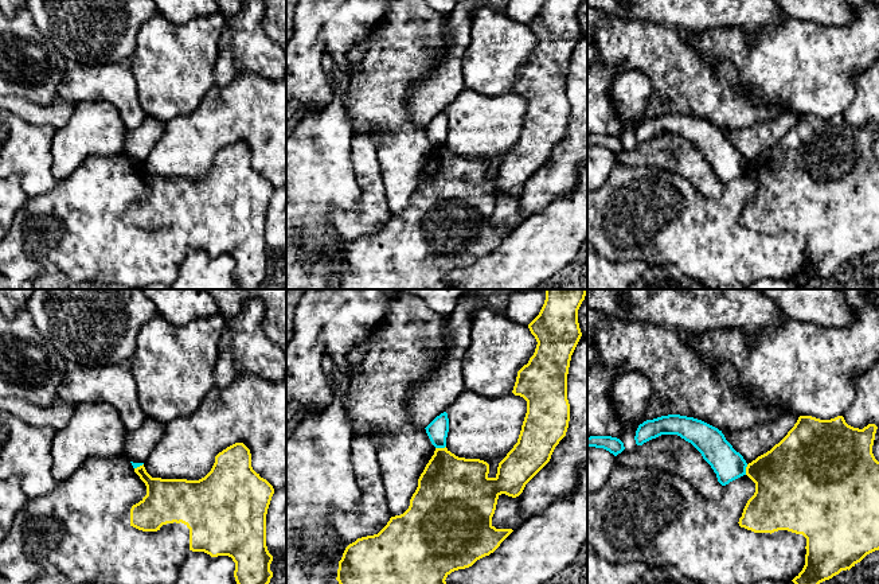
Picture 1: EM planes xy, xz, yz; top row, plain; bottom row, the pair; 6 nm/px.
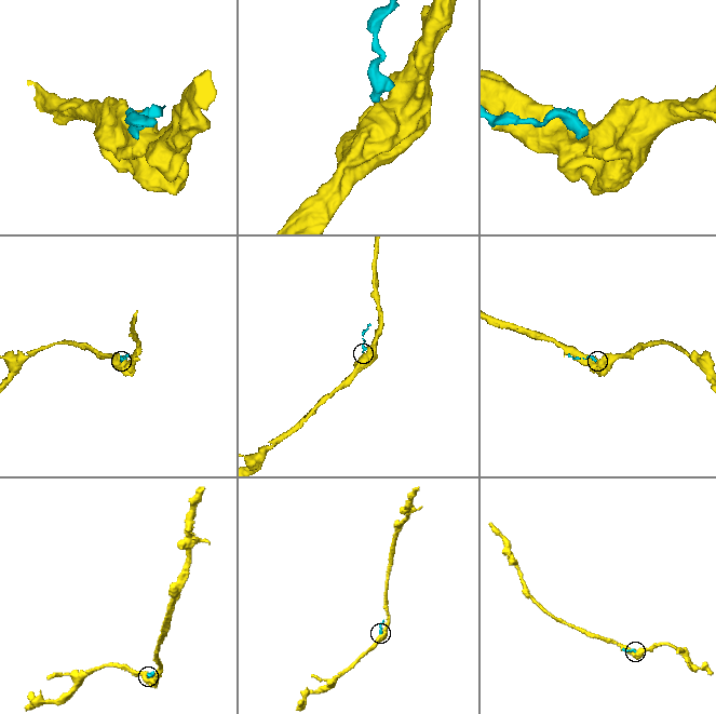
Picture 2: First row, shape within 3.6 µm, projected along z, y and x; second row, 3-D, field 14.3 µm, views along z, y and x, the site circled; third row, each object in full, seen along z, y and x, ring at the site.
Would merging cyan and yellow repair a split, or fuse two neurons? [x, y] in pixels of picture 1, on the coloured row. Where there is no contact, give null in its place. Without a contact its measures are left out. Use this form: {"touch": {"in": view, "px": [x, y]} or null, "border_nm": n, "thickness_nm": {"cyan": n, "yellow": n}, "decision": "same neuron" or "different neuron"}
{"touch": {"in": "xz", "px": [440, 447]}, "border_nm": 70, "thickness_nm": {"cyan": 130, "yellow": 380}, "decision": "same neuron"}

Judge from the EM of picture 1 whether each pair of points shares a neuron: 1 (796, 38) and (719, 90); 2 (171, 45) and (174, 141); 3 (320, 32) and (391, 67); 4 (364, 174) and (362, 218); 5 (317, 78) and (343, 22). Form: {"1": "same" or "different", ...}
{"1": "different", "2": "different", "3": "different", "4": "same", "5": "same"}

